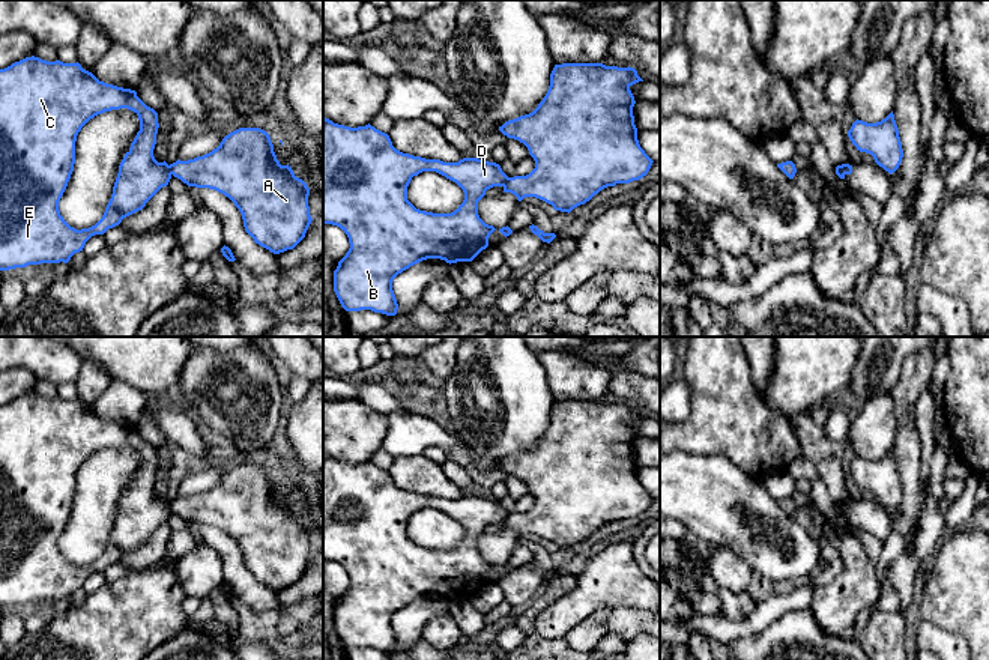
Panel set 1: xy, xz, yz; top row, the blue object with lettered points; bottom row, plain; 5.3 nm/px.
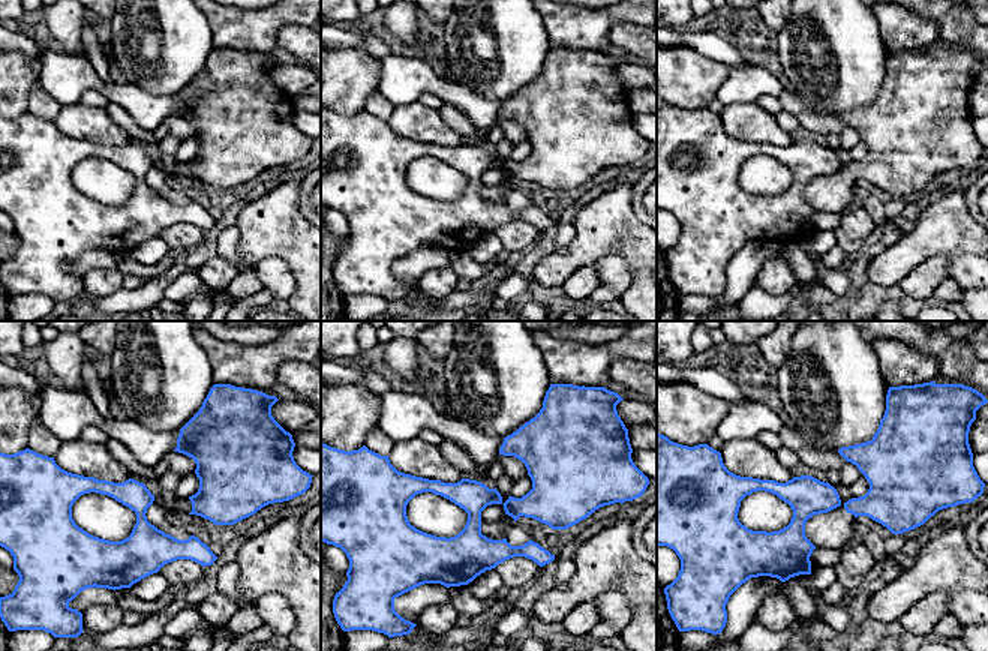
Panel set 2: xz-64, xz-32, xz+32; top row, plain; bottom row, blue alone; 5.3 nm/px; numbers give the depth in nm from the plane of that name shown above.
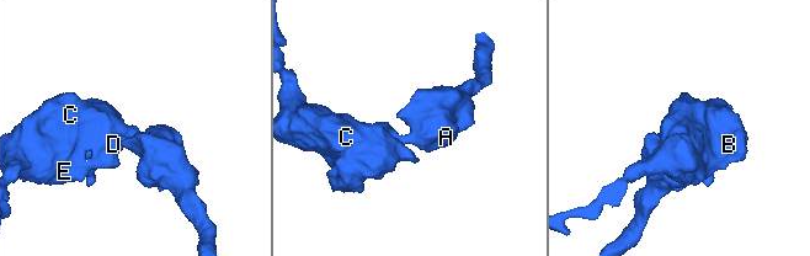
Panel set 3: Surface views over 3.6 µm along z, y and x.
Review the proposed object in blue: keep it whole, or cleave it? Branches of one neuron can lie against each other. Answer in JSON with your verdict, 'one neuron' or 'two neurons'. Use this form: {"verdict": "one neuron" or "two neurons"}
{"verdict": "two neurons"}

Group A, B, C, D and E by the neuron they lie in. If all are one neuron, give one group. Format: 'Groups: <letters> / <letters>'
Groups: A / B C D E

